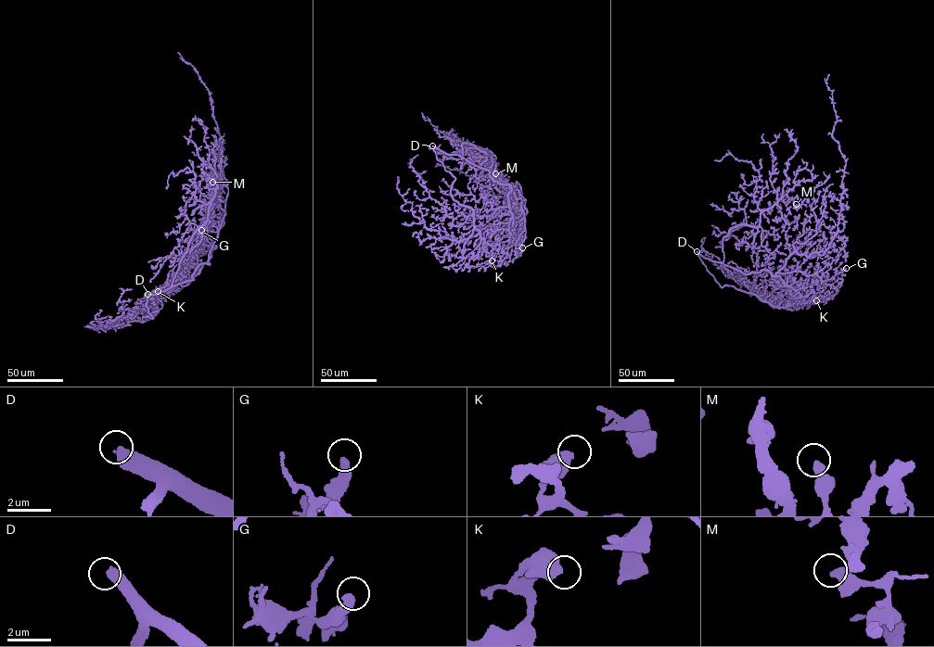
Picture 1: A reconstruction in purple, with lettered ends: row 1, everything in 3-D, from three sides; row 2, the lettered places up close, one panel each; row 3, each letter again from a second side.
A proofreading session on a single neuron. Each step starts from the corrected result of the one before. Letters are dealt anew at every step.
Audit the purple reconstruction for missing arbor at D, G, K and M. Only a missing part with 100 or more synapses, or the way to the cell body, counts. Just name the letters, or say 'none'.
D

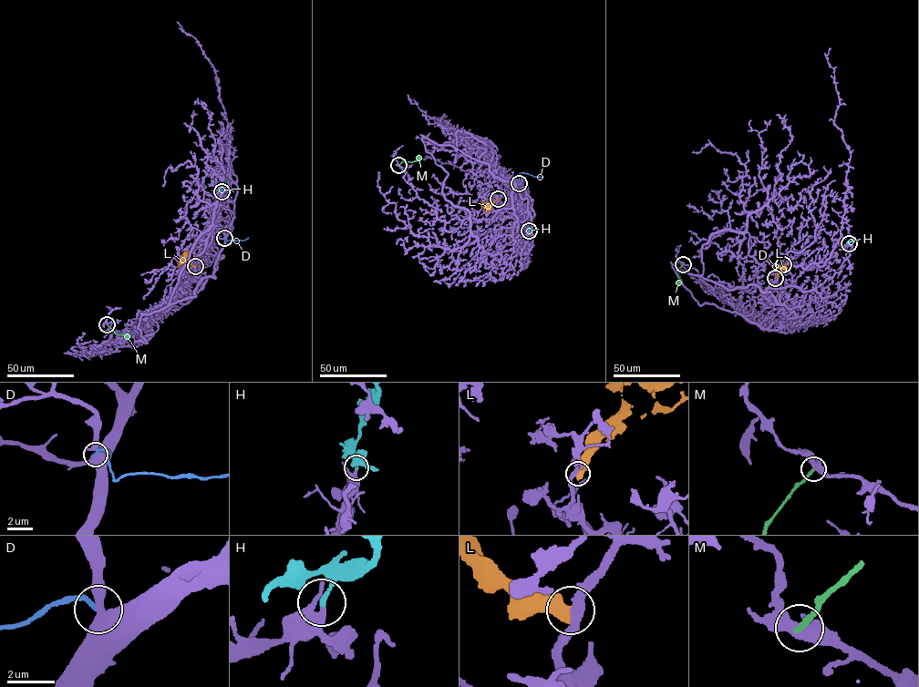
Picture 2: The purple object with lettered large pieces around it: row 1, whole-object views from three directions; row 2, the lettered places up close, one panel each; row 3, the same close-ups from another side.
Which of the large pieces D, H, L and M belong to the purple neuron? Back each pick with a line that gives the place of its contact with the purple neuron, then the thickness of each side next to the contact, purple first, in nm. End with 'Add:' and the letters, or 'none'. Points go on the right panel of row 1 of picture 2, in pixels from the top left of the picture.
H: Touches purple at (849, 243). Thickness 280 nm (purple) against 200 nm
Add: H

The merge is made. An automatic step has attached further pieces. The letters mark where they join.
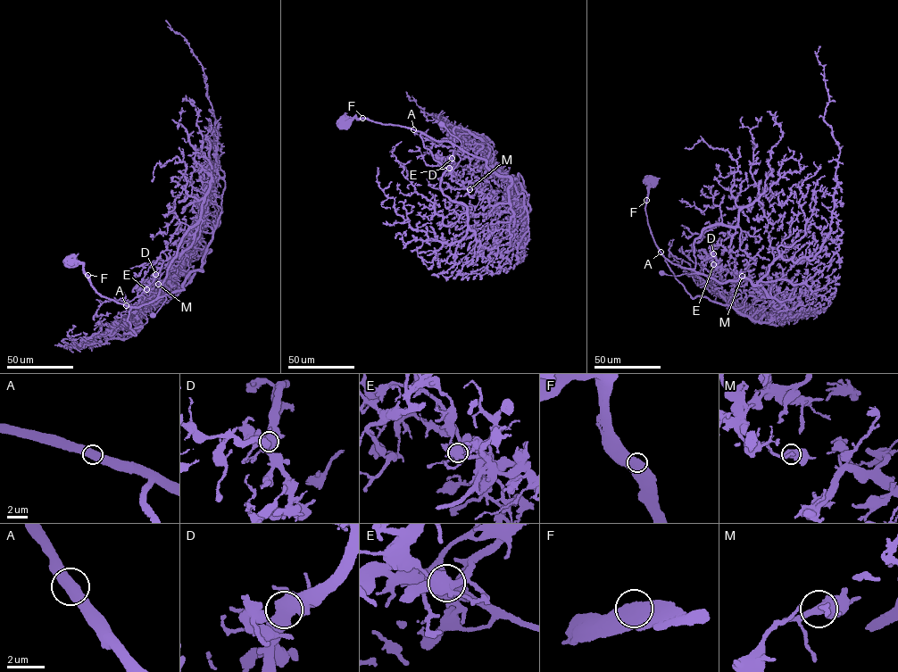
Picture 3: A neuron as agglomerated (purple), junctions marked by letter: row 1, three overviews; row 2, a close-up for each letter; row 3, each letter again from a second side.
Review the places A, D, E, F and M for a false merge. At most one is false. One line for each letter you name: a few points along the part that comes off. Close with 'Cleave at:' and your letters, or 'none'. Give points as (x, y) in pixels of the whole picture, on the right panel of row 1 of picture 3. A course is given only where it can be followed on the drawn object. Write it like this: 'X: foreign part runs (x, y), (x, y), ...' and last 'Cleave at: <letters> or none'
E: foreign part runs (713, 264), (716, 265), (715, 269), (710, 272), (704, 269), (703, 275), (674, 276), (659, 272)
Cleave at: E

